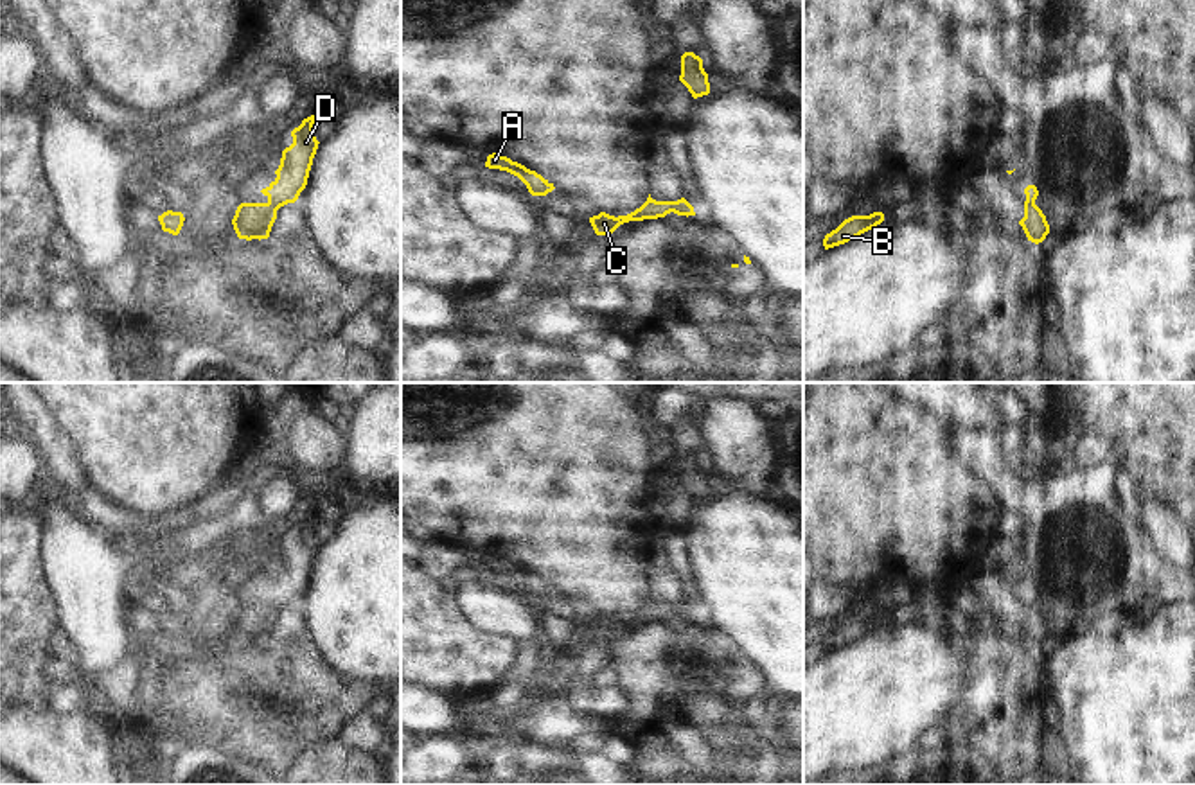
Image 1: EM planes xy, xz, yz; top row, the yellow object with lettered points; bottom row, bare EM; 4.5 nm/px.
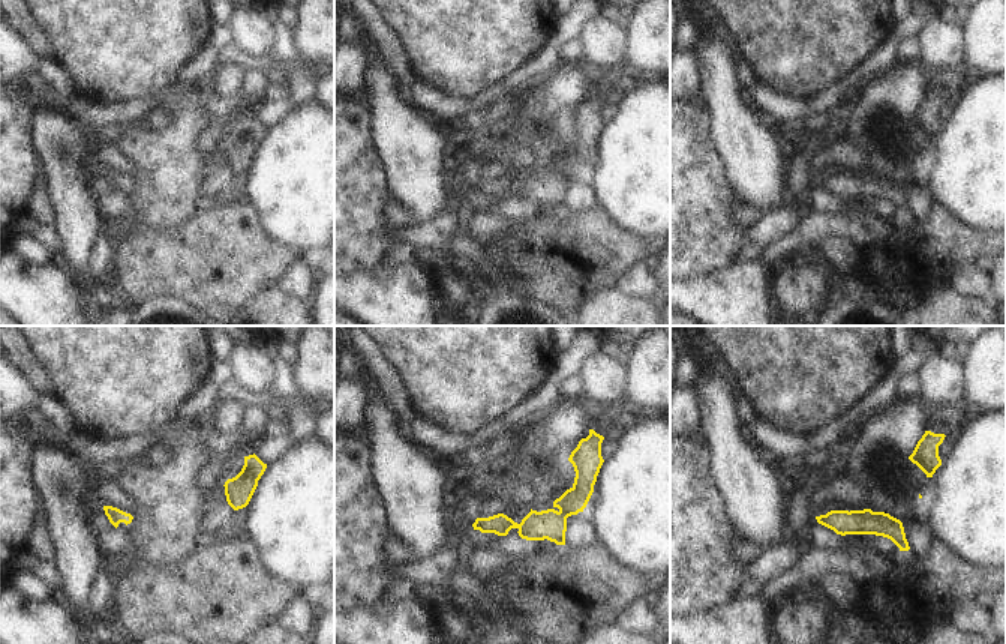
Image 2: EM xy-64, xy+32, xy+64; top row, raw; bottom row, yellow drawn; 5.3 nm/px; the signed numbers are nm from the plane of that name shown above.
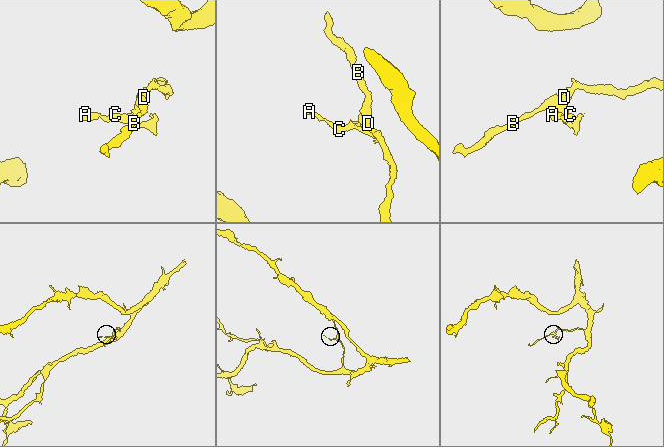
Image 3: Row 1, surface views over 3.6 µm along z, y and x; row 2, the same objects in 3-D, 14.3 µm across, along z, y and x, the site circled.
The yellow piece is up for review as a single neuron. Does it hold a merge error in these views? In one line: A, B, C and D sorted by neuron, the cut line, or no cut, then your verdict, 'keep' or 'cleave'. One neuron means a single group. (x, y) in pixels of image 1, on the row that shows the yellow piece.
A C / B D | xy (268, 202), (277, 209) | cleave

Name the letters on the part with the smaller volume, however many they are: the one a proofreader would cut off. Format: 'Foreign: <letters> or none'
Foreign: A, C.

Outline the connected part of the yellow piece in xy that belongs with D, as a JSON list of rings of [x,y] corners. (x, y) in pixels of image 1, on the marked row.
[[[311,115],[291,131],[293,144],[282,151],[280,165],[275,171],[277,178],[261,190],[268,203],[277,208],[295,203],[307,185],[313,158],[320,144],[313,133],[314,120],[314,115]]]

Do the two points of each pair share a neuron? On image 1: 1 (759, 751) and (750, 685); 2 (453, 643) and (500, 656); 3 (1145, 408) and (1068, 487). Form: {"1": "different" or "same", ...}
{"1": "same", "2": "same", "3": "different"}

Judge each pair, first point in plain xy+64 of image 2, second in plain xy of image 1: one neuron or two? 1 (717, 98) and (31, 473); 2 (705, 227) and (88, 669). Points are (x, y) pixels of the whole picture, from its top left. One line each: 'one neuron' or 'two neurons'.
1: two neurons
2: two neurons

